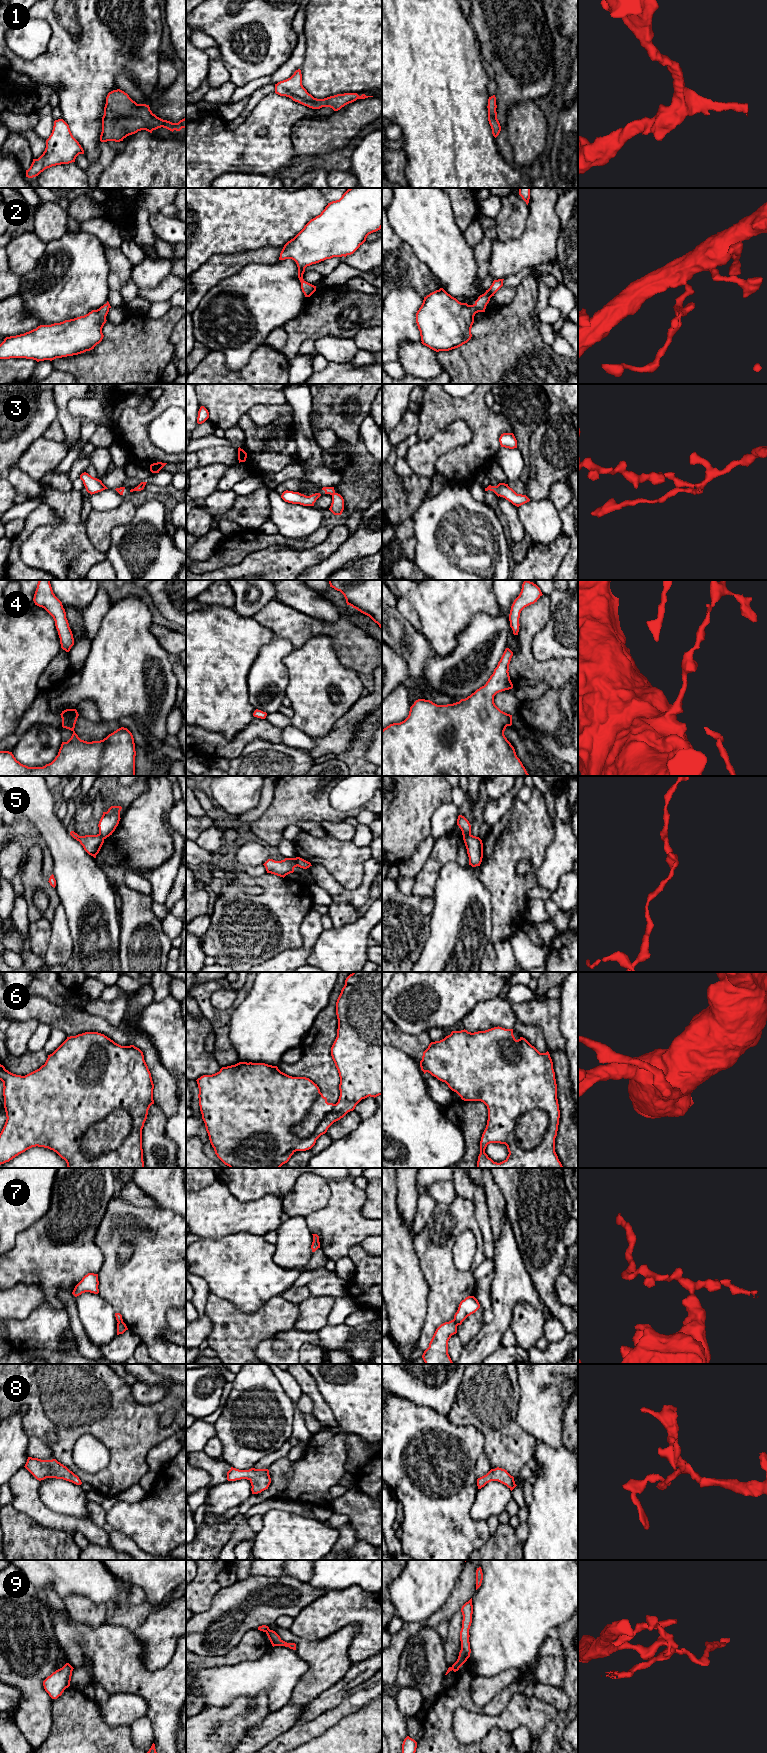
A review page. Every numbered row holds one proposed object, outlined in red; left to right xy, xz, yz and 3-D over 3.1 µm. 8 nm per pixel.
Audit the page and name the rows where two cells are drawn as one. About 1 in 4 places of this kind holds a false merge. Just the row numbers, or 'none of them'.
5, 6, 7, 9

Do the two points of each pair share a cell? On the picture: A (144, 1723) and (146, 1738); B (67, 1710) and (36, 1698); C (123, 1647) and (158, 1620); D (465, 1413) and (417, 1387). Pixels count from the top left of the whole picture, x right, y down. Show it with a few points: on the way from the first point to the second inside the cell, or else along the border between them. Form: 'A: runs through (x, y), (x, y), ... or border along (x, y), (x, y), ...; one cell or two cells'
A: runs through (144, 1727), (144, 1734); one cell
B: border along (52, 1699), (50, 1727); two cells
C: border along (131, 1631), (142, 1645), (142, 1660); two cells
D: border along (460, 1384), (455, 1401), (446, 1417); two cells

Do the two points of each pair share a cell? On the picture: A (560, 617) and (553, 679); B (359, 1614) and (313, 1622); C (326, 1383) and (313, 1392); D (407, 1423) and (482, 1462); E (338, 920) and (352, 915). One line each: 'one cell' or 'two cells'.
A: two cells
B: one cell
C: two cells
D: two cells
E: one cell

